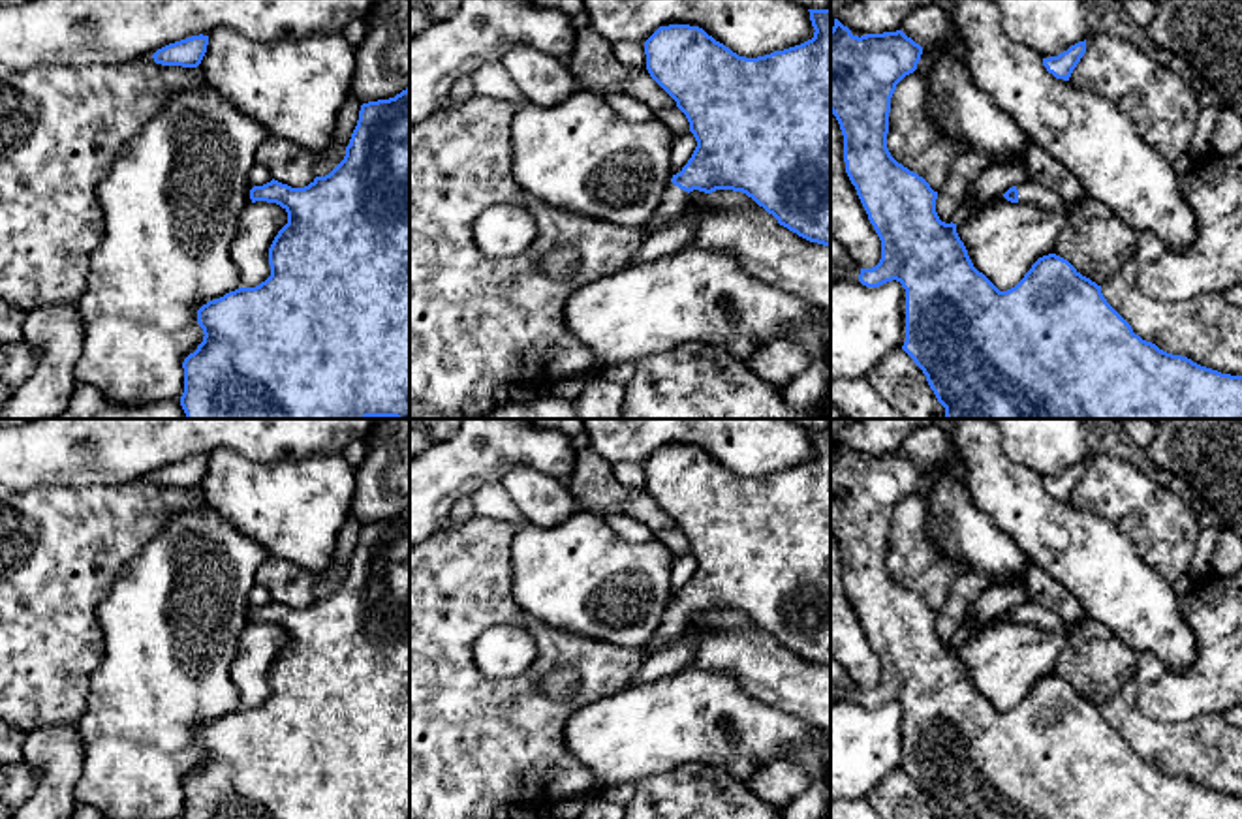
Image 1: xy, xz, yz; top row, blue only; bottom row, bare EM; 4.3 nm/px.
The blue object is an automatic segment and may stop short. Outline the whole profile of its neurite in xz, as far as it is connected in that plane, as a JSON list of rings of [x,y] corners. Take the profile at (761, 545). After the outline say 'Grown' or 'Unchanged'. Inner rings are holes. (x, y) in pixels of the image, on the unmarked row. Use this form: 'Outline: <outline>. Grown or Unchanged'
Outline: [[[808,430],[814,458],[765,477],[746,479],[699,447],[660,447],[646,462],[650,498],[686,535],[697,567],[673,595],[648,657],[675,642],[693,610],[742,612],[799,657],[831,667],[831,430]]]. Grown

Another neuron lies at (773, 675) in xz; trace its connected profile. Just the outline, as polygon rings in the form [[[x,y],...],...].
[[[759,626],[686,629],[697,639],[691,665],[733,674],[746,695],[831,733],[831,667],[799,657]]]

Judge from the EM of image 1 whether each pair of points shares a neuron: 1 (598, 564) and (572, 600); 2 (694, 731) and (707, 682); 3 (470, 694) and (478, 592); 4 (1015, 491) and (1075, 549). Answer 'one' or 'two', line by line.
1: one
2: one
3: one
4: one

